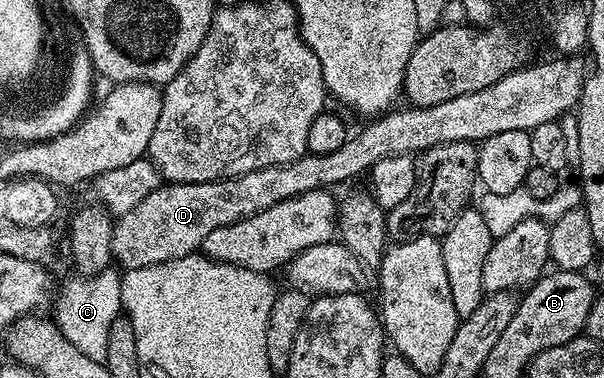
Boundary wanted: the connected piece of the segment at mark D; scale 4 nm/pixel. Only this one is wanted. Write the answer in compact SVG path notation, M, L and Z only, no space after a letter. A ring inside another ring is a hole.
M580 54L555 59L516 69L499 79L494 86L450 98L437 106L391 109L369 121L368 126L358 134L353 133L331 154L309 153L289 165L262 167L249 174L208 183L162 184L113 223L113 259L119 267L128 271L193 255L203 247L206 235L211 231L252 217L280 201L314 189L330 188L332 184L367 173L384 157L419 154L434 145L456 141L483 142L503 131L522 129L529 132L543 122L557 121L579 103L588 62Z

